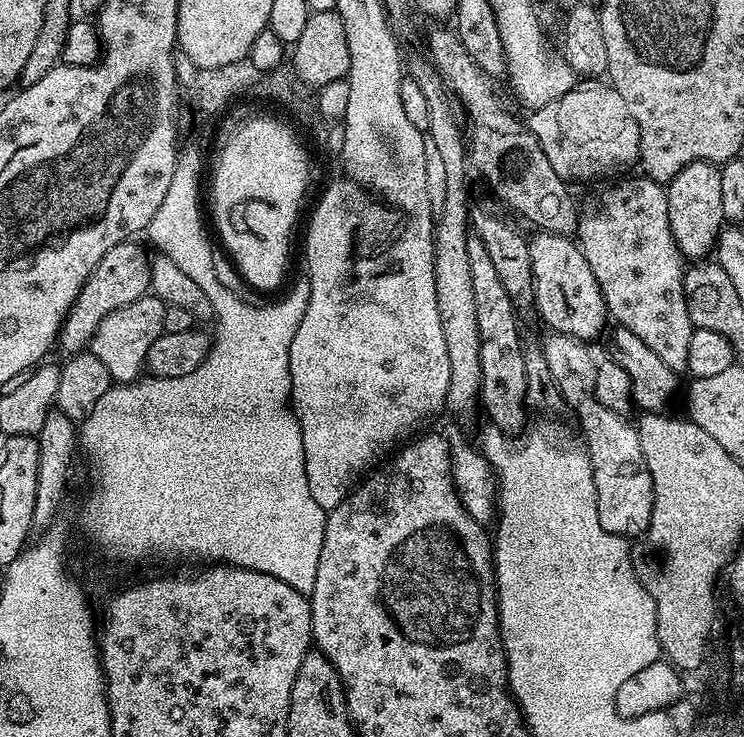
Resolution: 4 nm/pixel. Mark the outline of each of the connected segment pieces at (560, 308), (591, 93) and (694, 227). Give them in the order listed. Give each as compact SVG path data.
M540 230L536 237L528 240L530 252L530 266L534 274L534 310L549 324L552 332L561 332L585 342L592 339L604 328L604 323L609 323L608 307L602 298L602 290L598 280L594 278L594 270L590 270L590 262L582 254L579 243L575 239L562 236L558 232Z
M611 86L573 87L529 116L529 131L539 142L554 172L565 182L602 178L634 166L639 159L638 124L626 100Z
M705 160L690 162L690 166L682 166L673 180L667 181L668 209L670 210L670 230L674 234L674 242L678 246L681 257L692 262L700 262L704 256L716 247L716 238L720 235L722 225L725 223L722 214L722 174L719 167Z

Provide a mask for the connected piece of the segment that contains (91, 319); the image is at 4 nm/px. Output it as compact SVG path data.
M136 242L116 244L105 254L102 262L98 262L98 266L85 282L84 289L80 291L78 298L70 306L58 337L58 348L61 348L64 354L85 351L89 347L94 330L98 330L106 314L149 295L152 286L150 256L149 253L144 253L138 245L132 243Z

